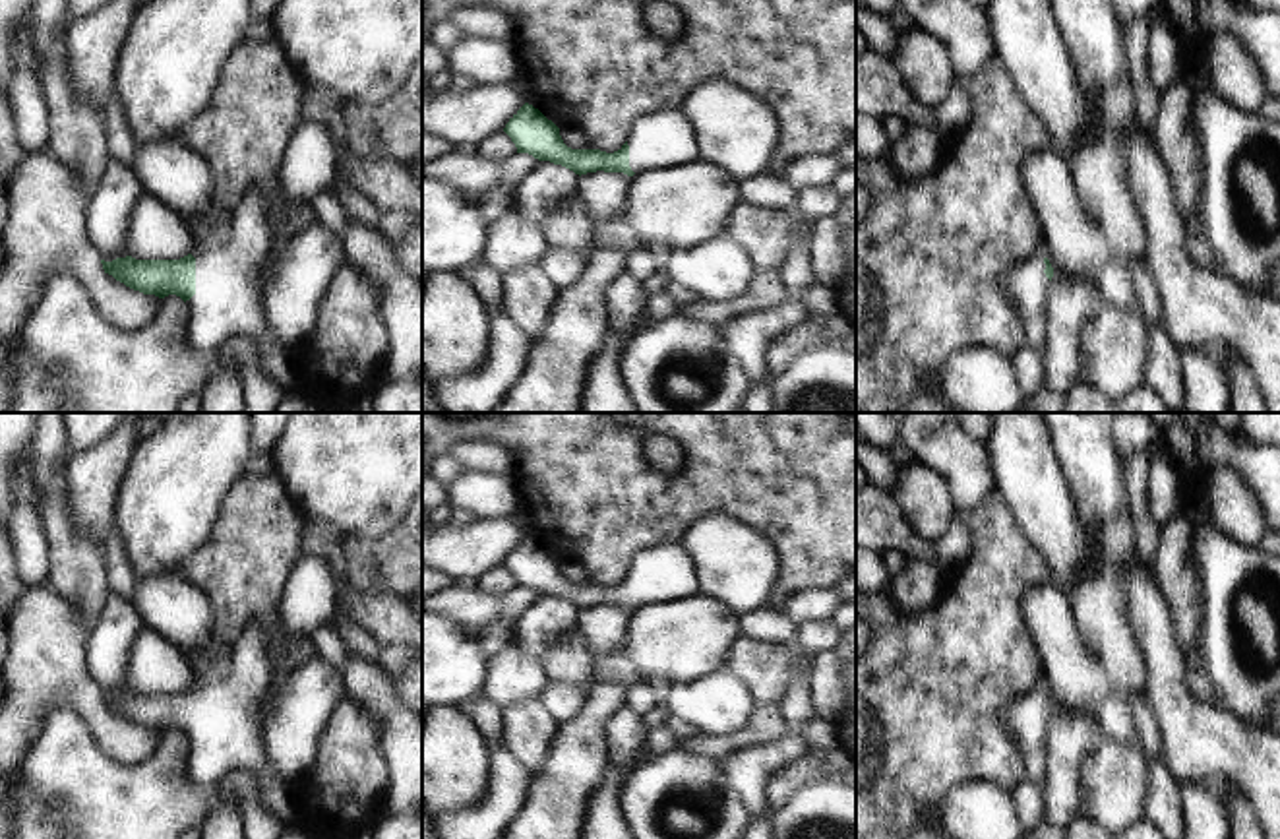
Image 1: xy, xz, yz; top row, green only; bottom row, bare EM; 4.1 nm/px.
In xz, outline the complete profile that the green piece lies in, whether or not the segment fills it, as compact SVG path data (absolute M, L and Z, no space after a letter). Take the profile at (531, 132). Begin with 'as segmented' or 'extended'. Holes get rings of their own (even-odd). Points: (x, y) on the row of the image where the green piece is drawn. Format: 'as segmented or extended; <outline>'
extended; M529 103L509 118L503 132L515 143L517 153L562 165L579 176L596 171L633 176L647 169L699 159L695 132L680 110L658 110L639 118L627 141L614 153L567 147L560 128Z

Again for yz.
extended; M1044 244L1001 275L1001 289L1009 295L1021 316L1026 347L1040 355L1046 343L1048 289L1051 277L1053 267L1046 258Z

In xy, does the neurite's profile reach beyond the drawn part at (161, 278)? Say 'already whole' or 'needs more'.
needs more

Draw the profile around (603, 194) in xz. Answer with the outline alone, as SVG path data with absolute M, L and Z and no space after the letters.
M587 172L579 176L575 196L593 221L622 217L629 176L624 172Z

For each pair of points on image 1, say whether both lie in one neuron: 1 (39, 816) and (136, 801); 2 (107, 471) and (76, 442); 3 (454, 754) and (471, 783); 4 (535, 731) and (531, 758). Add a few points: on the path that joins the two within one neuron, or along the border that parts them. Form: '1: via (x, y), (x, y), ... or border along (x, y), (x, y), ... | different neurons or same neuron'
1: border along (26, 785), (53, 803), (66, 818) | different neurons
2: border along (115, 433), (70, 458) | different neurons
3: via (454, 762), (463, 776) | same neuron
4: via (531, 737), (531, 752) | same neuron

